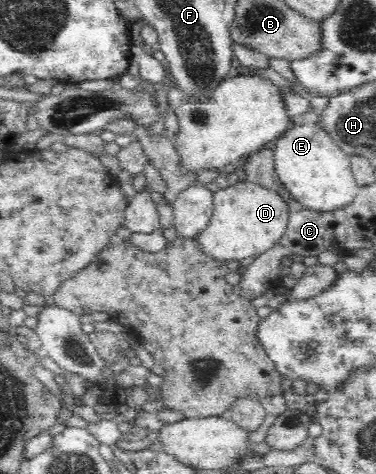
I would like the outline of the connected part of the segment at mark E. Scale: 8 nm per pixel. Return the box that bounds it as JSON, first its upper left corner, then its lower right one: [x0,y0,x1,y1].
[271,123,359,212]

